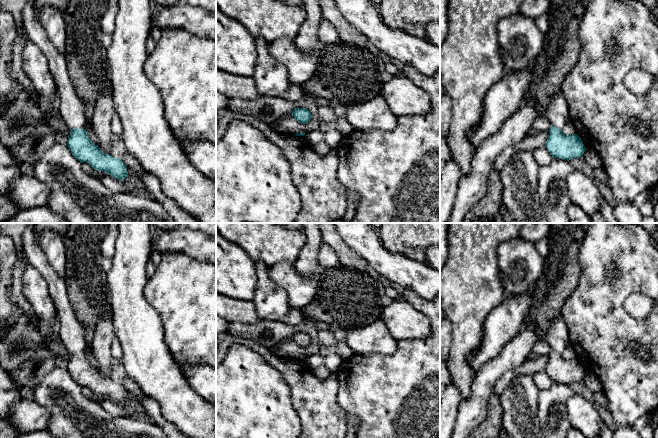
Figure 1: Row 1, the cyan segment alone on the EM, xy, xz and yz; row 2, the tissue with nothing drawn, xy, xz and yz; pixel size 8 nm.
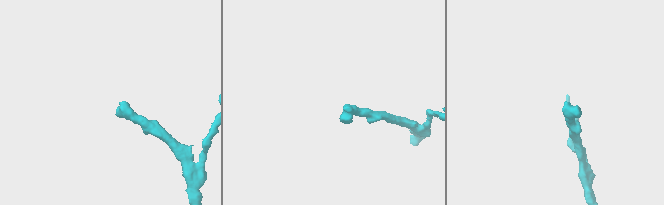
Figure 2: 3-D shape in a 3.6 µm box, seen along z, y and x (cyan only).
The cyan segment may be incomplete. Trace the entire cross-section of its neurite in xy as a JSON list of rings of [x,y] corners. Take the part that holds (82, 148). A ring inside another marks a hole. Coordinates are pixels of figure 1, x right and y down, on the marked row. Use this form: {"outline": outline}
{"outline": [[[29,0],[23,9],[23,25],[28,39],[36,44],[48,60],[50,72],[56,82],[60,98],[59,113],[65,124],[71,129],[67,147],[81,163],[86,162],[92,168],[104,171],[112,177],[124,180],[127,166],[121,159],[104,154],[88,137],[84,129],[87,119],[84,103],[77,95],[68,76],[64,55],[59,53],[48,38],[44,27]]]}

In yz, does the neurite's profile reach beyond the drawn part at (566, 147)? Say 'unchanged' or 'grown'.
grown

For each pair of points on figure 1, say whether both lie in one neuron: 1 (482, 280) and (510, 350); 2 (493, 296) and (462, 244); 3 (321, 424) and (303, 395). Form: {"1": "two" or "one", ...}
{"1": "two", "2": "one", "3": "one"}

